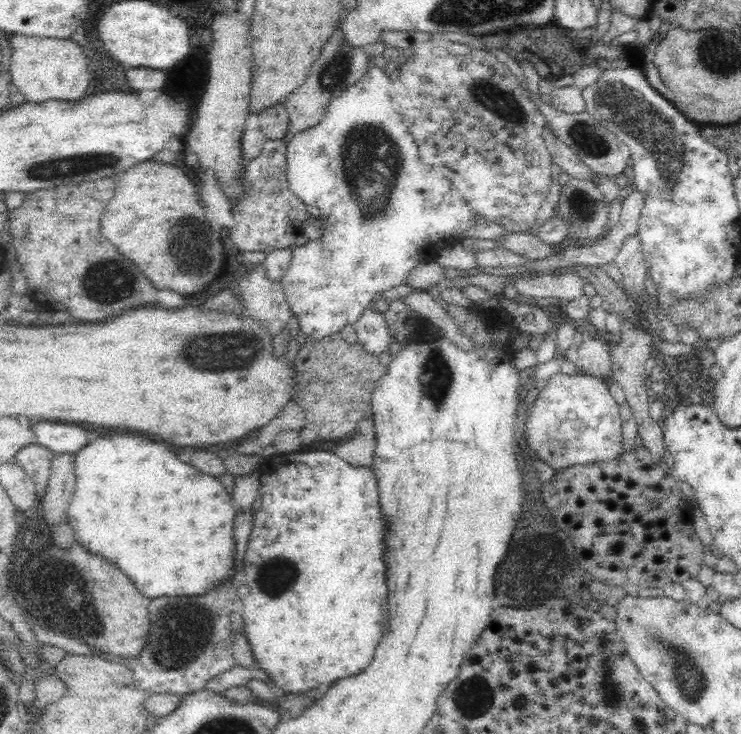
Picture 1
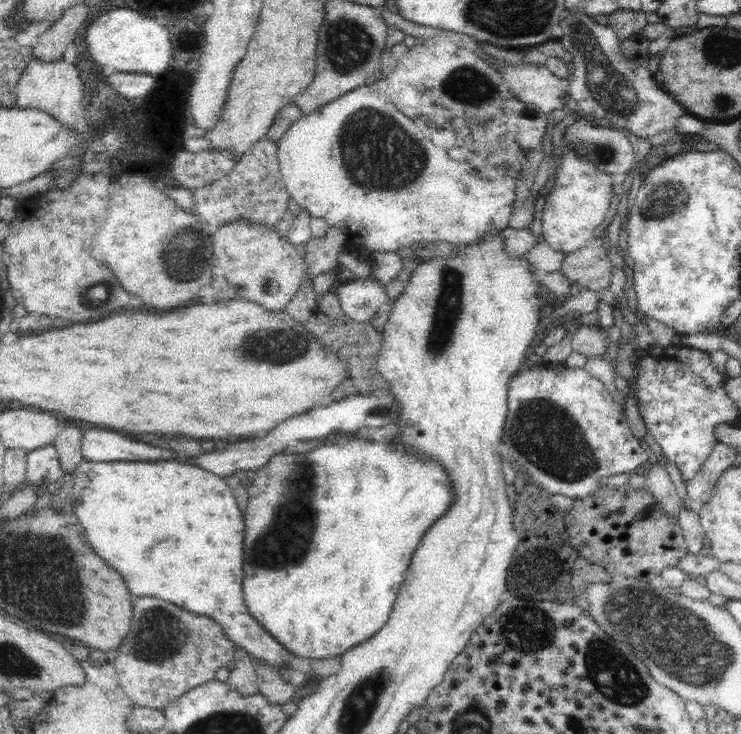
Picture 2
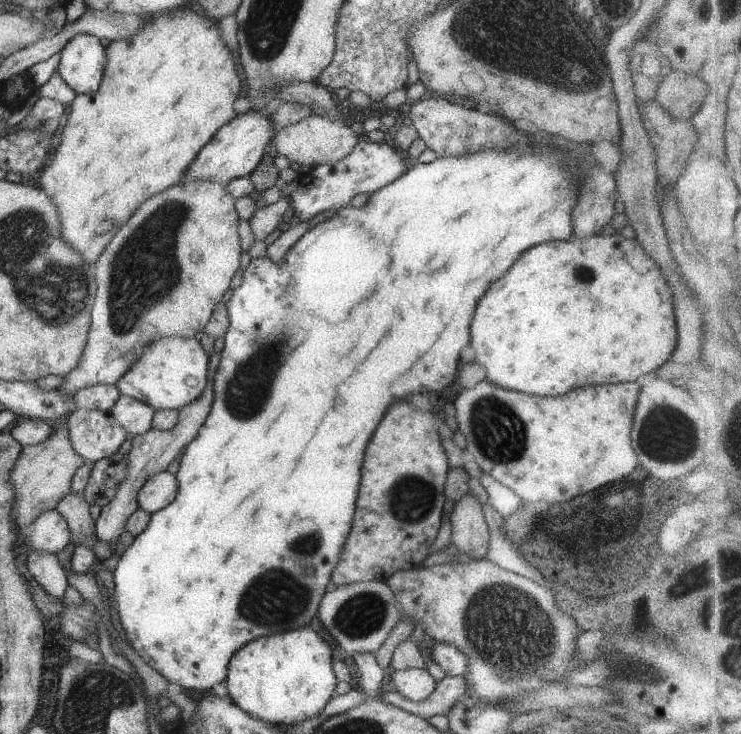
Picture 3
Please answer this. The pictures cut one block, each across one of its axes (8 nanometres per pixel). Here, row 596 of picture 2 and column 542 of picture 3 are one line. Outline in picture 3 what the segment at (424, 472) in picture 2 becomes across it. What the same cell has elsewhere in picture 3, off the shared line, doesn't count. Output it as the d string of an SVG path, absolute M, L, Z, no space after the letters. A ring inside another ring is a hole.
M616 232L612 236L601 236L576 239L570 241L550 241L529 248L514 261L510 272L505 273L498 282L494 282L486 296L480 300L474 320L472 320L473 362L486 367L486 379L502 388L520 391L541 397L562 396L572 388L586 384L614 384L636 381L639 376L653 375L658 368L670 358L676 348L676 324L672 312L672 288L668 286L664 274L660 272L659 264L652 260L636 238L625 238Z

